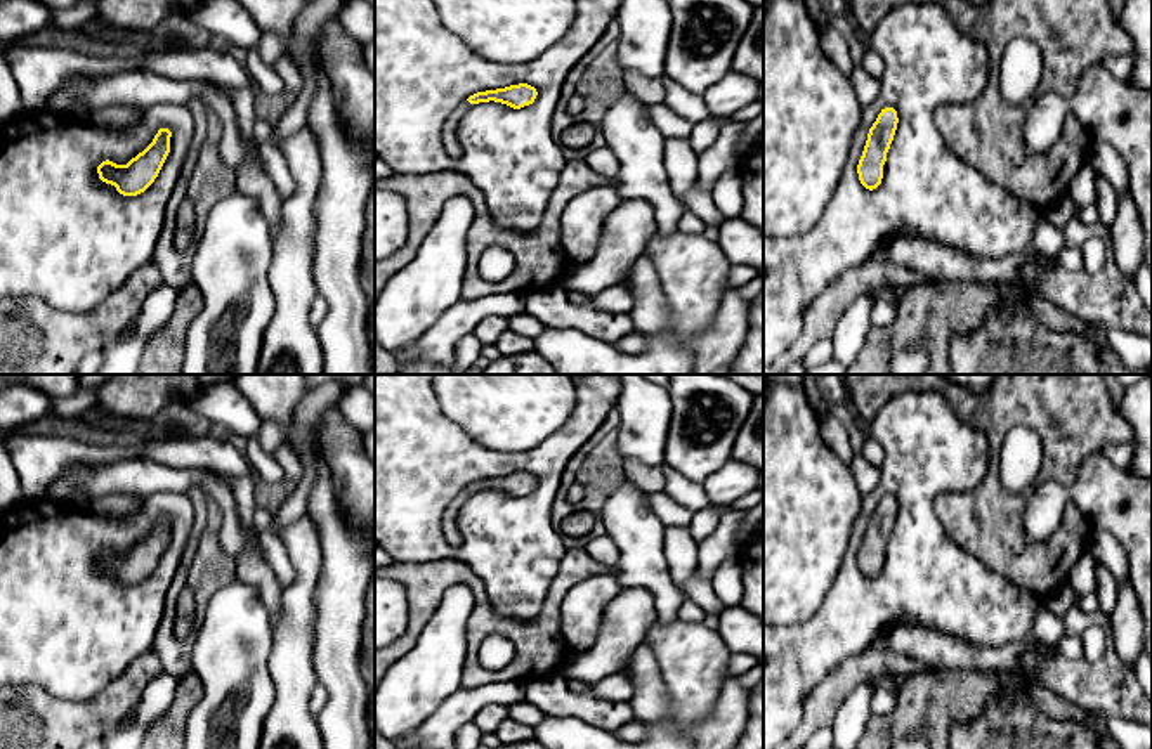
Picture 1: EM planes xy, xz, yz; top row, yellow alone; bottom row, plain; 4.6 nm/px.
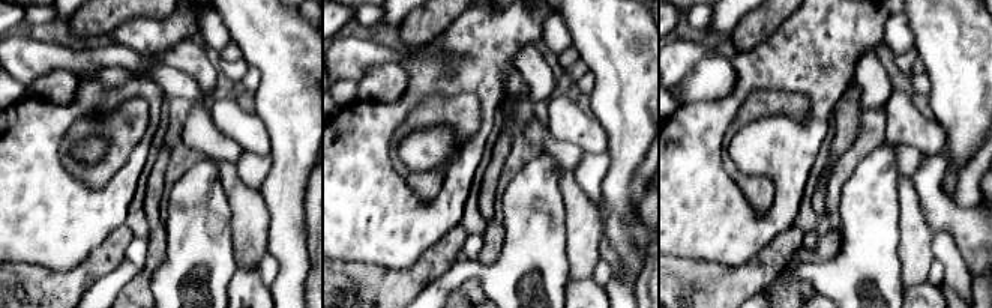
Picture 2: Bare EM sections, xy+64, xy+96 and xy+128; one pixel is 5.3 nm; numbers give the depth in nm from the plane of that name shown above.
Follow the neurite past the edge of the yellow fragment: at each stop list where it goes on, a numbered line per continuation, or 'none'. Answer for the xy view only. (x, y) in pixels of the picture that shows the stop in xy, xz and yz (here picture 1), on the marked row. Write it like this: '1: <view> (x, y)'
none

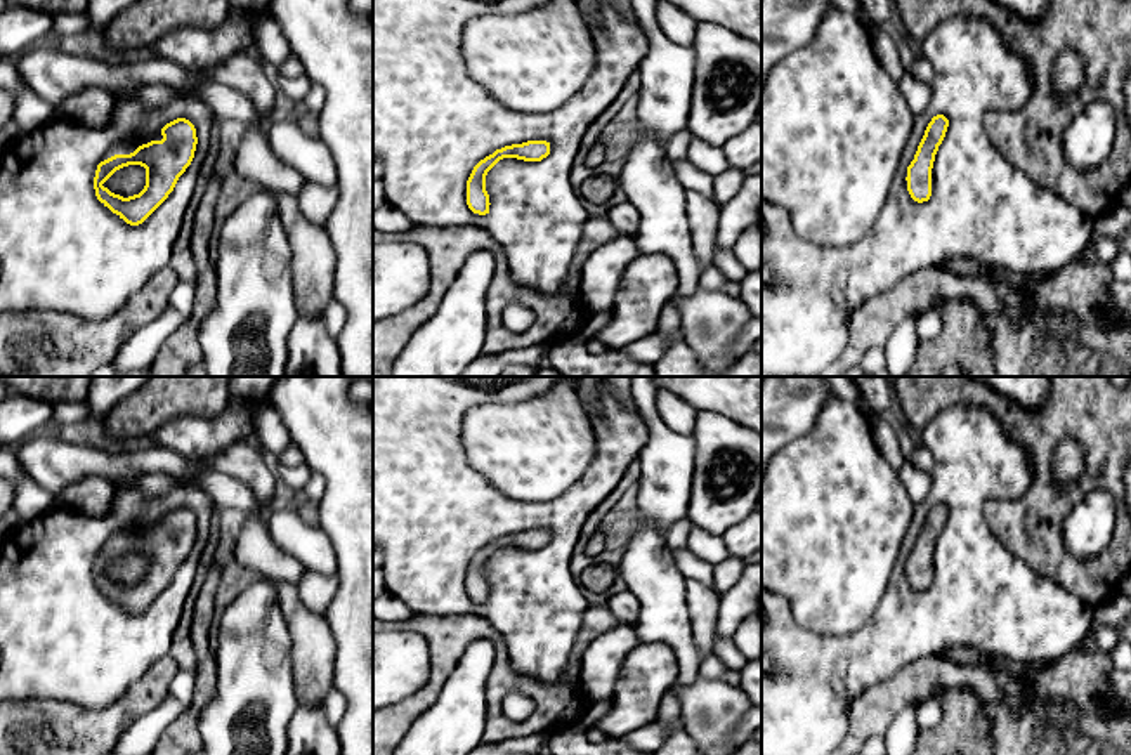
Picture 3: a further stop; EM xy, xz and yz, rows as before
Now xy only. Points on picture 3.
1: xy (129, 146)

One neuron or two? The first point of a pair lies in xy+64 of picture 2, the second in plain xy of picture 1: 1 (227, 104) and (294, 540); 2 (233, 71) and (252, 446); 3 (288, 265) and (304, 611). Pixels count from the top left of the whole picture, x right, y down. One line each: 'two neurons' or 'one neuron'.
1: one neuron
2: one neuron
3: two neurons

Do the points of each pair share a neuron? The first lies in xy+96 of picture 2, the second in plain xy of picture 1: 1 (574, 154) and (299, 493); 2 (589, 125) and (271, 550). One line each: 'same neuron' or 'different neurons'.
1: different neurons
2: different neurons

